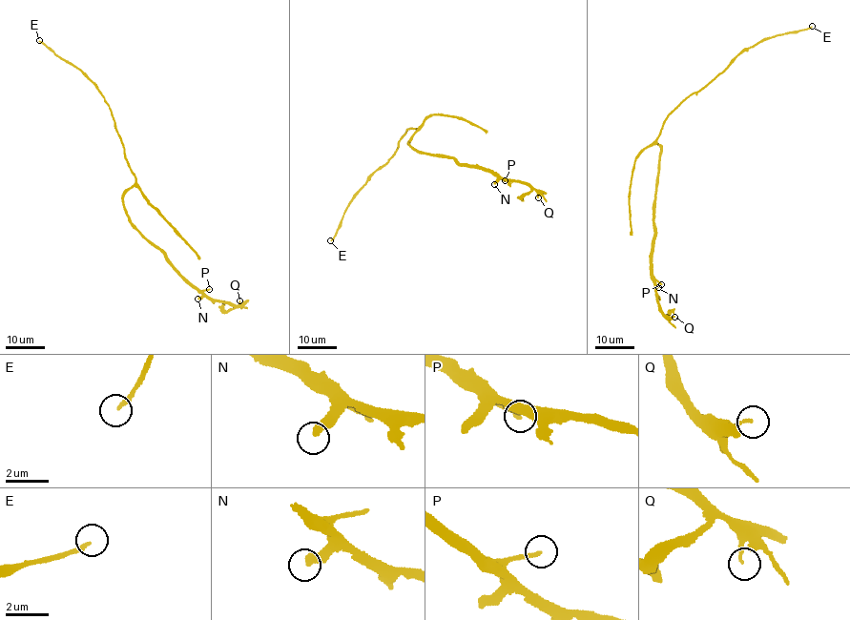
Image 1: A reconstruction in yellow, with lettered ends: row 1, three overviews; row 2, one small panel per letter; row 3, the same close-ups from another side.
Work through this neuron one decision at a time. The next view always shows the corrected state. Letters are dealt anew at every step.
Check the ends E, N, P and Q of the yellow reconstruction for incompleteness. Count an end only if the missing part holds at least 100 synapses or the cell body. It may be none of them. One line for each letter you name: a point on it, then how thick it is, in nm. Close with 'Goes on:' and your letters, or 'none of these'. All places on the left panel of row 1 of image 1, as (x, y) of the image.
N: (197, 299) | 360 nm
Goes on: N

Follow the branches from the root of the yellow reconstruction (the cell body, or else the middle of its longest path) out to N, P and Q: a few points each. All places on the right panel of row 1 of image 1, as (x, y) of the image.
N: (657, 141), (661, 147), (661, 156), (652, 262), (653, 278), (658, 287)
P: (657, 141), (661, 147), (661, 156), (652, 262), (653, 274), (661, 284)
Q: (657, 141), (661, 148), (653, 219), (653, 282), (661, 310), (669, 317), (674, 317)

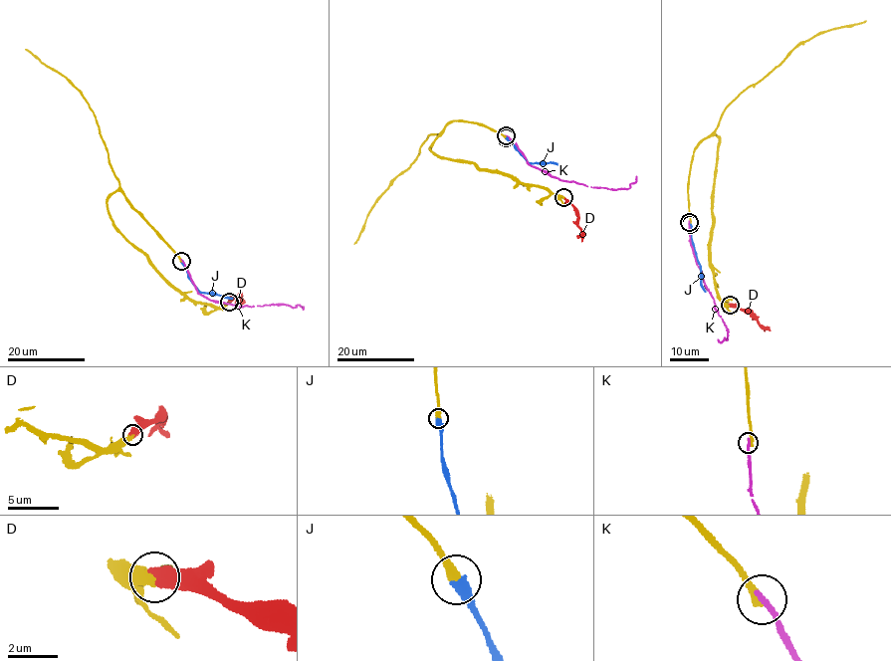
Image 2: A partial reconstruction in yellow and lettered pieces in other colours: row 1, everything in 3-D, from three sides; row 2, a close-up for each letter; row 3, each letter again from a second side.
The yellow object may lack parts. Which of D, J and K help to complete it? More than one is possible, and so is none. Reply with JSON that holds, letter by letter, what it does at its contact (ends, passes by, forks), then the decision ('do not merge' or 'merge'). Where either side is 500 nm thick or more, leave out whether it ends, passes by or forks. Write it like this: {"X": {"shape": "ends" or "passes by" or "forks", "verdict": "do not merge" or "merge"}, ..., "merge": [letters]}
{"D": {"shape": "ends", "verdict": "merge"}, "J": {"shape": "ends", "verdict": "merge"}, "K": {"shape": "ends", "verdict": "do not merge"}, "merge": ["D", "J"]}

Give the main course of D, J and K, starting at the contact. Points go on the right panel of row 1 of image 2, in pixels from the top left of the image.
D: (729, 305), (748, 313), (770, 330)
J: (690, 224), (705, 291)
K: (689, 222), (689, 241), (703, 281), (727, 329), (727, 340), (717, 339)

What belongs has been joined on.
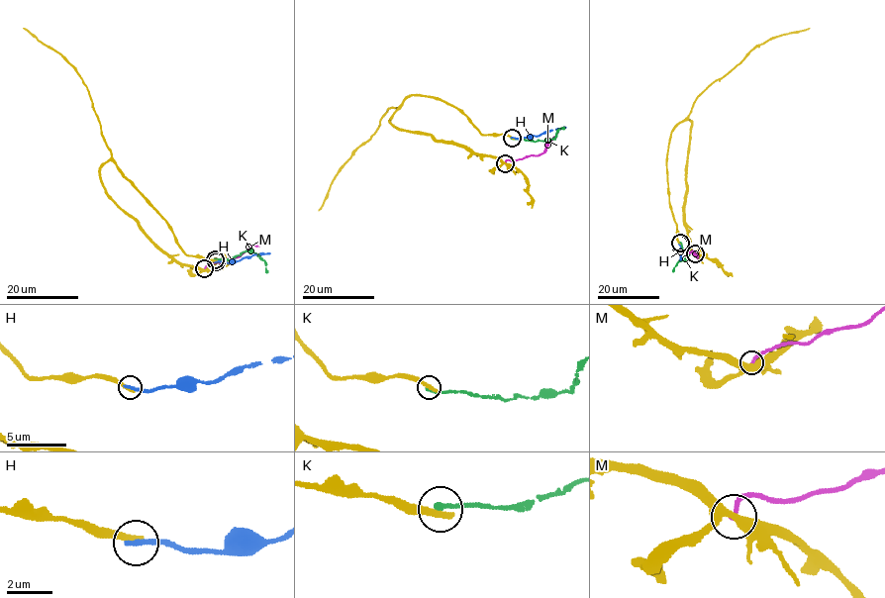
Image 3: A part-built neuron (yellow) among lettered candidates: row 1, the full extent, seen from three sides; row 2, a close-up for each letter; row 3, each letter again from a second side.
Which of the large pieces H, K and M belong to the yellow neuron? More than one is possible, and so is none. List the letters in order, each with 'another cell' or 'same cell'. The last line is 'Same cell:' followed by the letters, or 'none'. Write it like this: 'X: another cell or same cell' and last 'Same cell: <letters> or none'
H: another cell
K: another cell
M: another cell
Same cell: none

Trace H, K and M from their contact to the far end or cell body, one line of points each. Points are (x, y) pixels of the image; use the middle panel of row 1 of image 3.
H: (512, 137), (532, 137), (566, 128)
K: (511, 138), (535, 142), (550, 140), (564, 128)
M: (505, 163), (507, 159), (543, 152), (557, 131)

